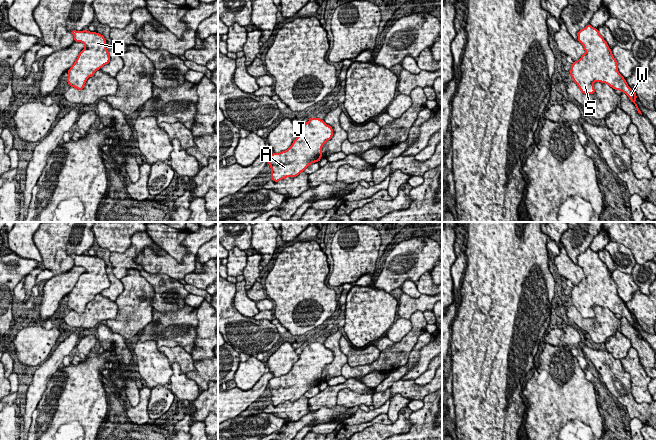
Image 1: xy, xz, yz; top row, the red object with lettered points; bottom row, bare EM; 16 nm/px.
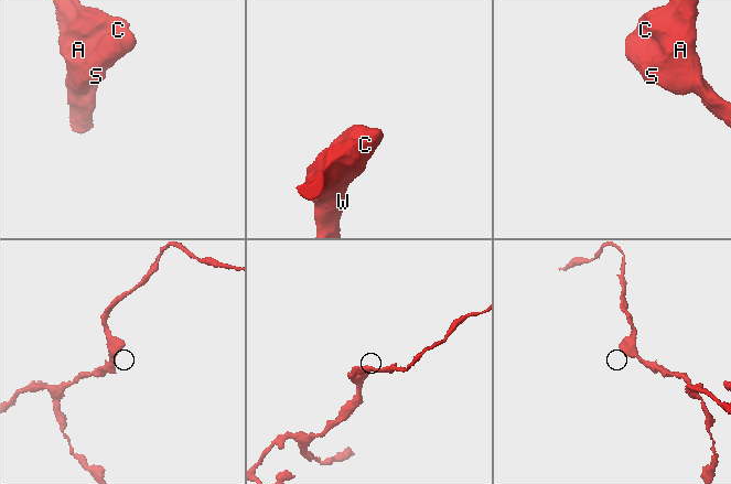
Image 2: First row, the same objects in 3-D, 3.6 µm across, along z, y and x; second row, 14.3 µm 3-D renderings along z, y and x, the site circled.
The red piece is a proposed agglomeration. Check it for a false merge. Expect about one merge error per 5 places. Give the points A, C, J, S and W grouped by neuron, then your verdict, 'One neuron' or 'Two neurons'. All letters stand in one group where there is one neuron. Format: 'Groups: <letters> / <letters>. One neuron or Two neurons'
Groups: A C J S W. One neuron

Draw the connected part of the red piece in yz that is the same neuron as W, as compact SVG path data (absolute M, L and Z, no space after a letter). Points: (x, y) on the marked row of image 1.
M588 24L585 28L581 29L578 33L578 41L583 45L585 54L581 56L581 58L577 61L574 61L574 63L571 66L571 71L569 74L572 76L573 81L577 84L579 89L583 94L594 94L594 82L601 82L608 84L610 87L612 87L614 90L620 90L621 92L625 93L632 103L635 104L638 113L641 113L640 109L638 108L637 104L635 103L637 95L636 93L628 86L626 80L624 77L619 73L618 66L617 66L617 60L614 58L612 54L612 50L609 48L607 42L604 40L604 38L599 34L599 31L597 28L592 27L590 24Z

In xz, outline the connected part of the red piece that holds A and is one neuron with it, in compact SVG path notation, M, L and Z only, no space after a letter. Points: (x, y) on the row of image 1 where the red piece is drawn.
M310 117L287 150L270 155L268 164L272 180L278 182L286 177L297 177L309 165L319 162L323 145L332 137L331 126L324 120Z

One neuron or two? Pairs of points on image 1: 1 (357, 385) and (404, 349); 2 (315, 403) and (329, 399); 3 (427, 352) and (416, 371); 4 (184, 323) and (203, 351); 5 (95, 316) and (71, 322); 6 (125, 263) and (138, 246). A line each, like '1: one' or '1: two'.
1: two
2: one
3: one
4: two
5: one
6: one

